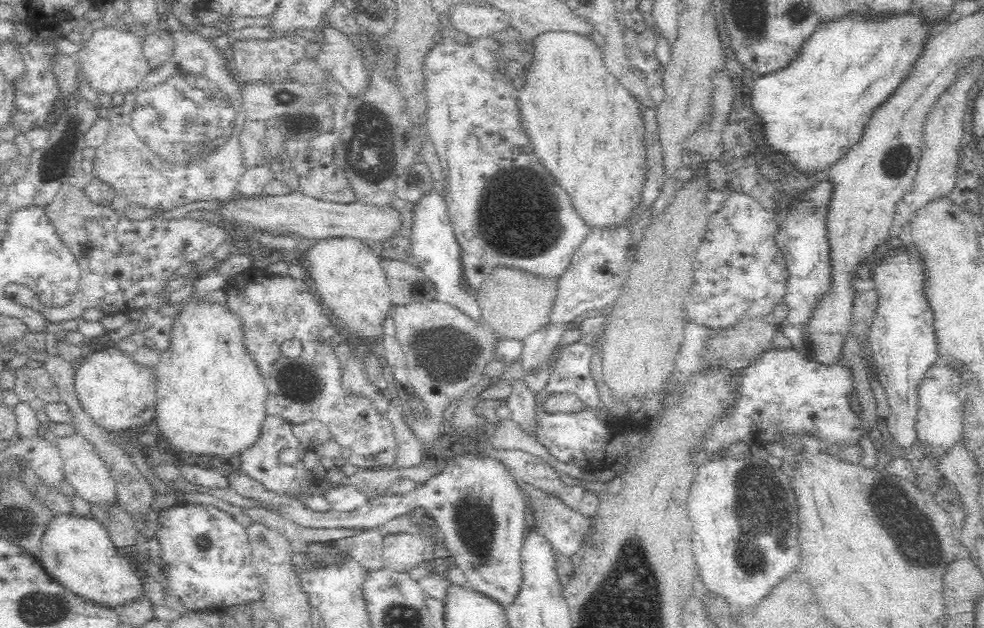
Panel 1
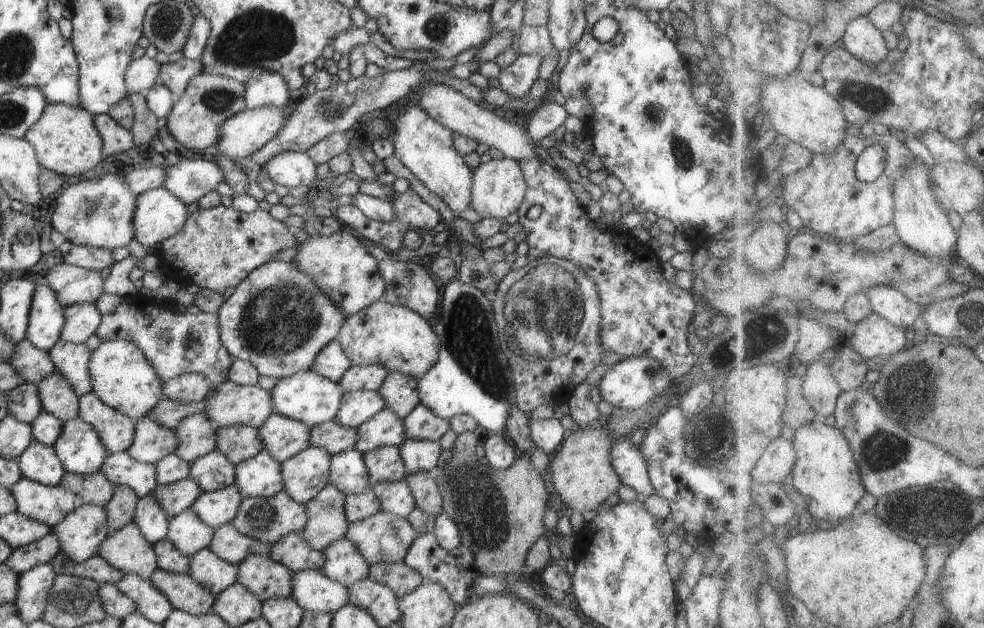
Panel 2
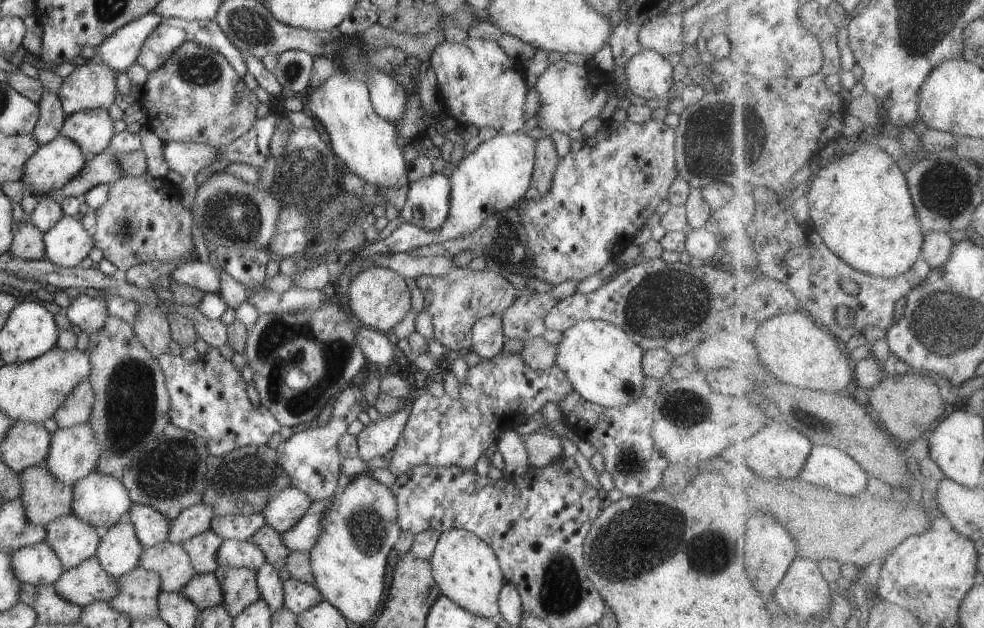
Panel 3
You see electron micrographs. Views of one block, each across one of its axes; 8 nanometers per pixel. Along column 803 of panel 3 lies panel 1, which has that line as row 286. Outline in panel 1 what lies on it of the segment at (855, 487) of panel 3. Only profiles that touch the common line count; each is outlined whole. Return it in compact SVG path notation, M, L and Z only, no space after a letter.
M472 39L471 44L464 46L446 41L434 45L424 60L428 102L425 129L446 177L443 200L462 247L467 280L474 290L481 287L496 267L523 271L536 279L558 281L568 271L572 257L588 236L588 230L580 224L576 212L572 212L568 196L556 188L552 176L548 176L532 156L530 140L520 131L517 120L517 84L506 81L498 70L498 51L498 42L494 40Z

